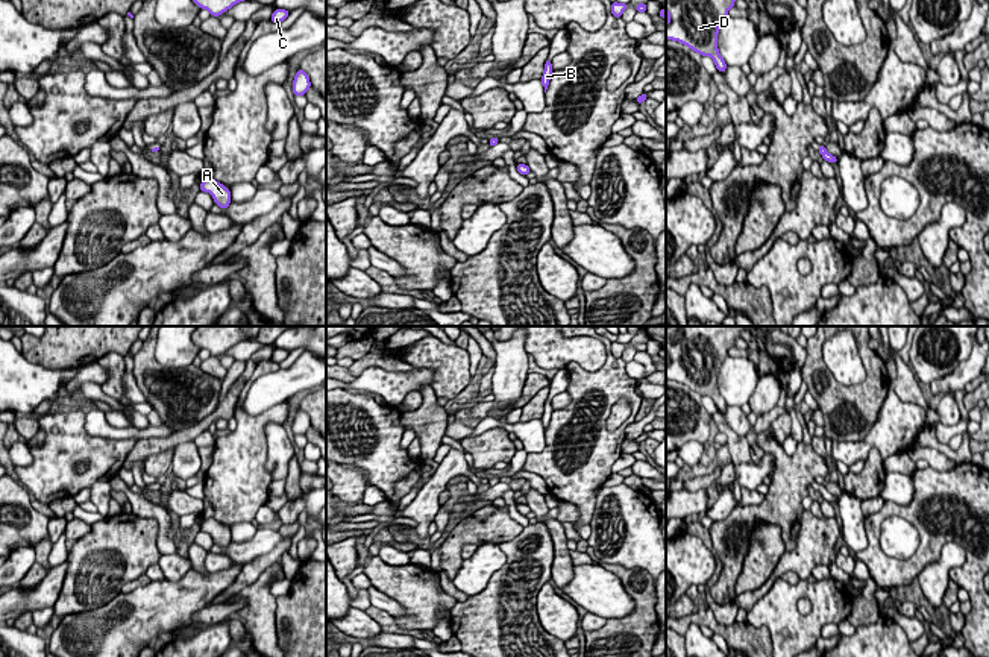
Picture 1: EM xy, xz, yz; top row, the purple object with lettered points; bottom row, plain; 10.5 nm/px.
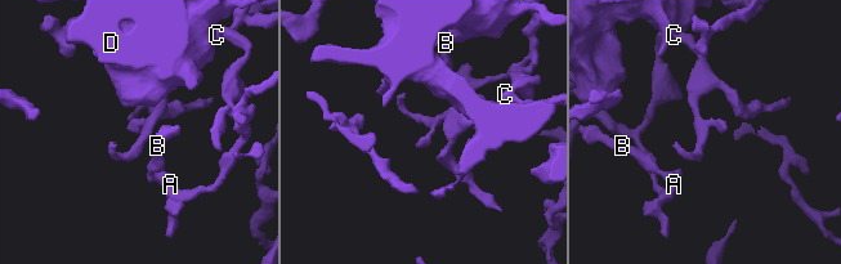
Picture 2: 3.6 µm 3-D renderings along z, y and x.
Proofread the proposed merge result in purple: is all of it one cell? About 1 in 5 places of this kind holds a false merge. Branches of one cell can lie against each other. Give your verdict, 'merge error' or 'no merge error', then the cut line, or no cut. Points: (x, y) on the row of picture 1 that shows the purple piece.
no merge error | no cut

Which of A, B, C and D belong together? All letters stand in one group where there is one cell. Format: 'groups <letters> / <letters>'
groups A B C D

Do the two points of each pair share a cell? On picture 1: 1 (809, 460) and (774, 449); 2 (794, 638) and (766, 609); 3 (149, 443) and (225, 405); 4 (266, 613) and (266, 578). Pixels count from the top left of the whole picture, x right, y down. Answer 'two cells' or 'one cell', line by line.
1: one cell
2: one cell
3: one cell
4: one cell

